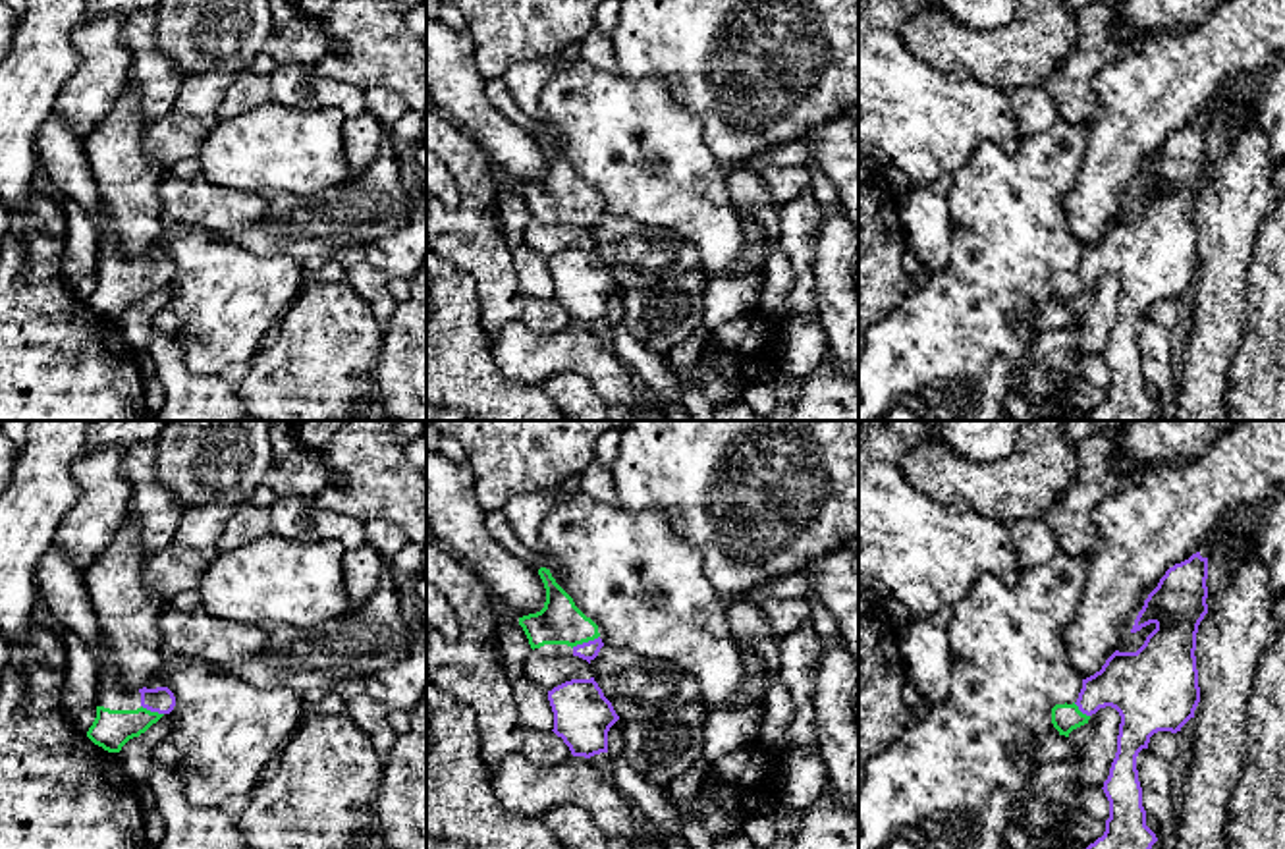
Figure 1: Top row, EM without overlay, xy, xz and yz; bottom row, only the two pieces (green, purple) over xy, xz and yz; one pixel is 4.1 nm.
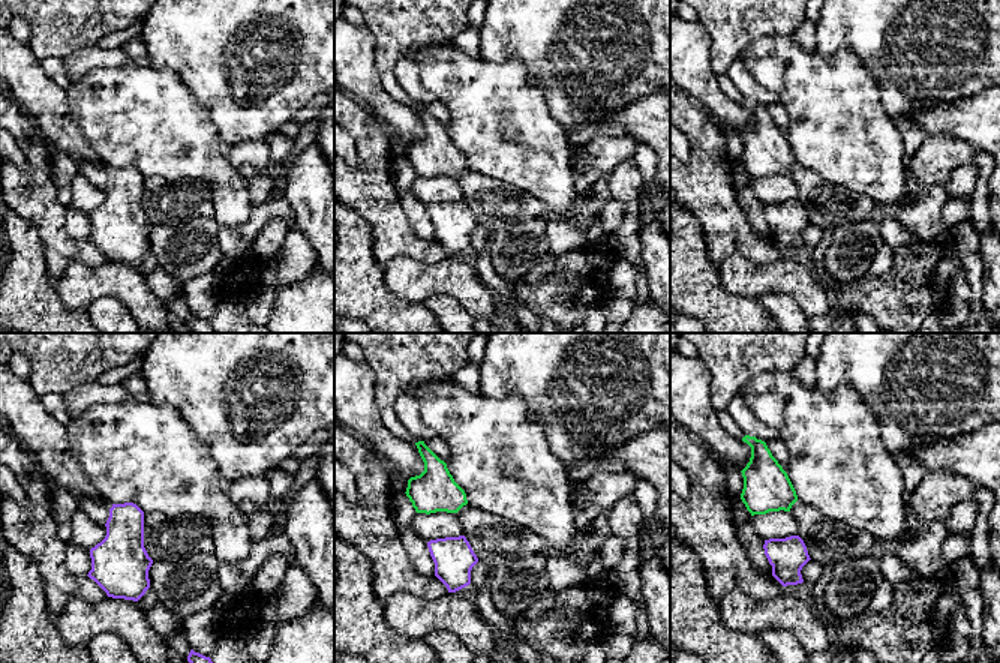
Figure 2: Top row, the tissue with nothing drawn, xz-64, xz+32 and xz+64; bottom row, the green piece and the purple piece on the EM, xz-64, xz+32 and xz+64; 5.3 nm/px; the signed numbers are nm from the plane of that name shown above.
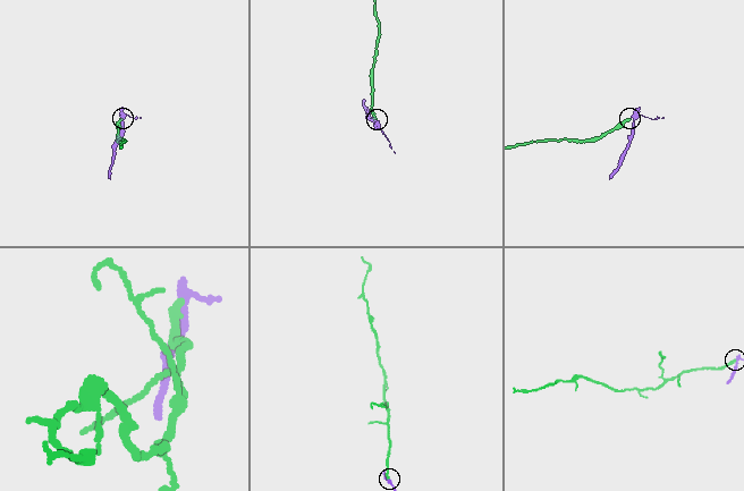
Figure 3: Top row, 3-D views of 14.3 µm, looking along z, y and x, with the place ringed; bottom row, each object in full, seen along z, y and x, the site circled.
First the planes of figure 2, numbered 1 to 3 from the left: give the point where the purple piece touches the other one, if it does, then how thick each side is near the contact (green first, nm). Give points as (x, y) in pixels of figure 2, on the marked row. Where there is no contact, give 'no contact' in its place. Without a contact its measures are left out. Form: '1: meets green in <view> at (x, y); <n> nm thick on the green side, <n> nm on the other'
1: no contact
2: no contact
3: no contact

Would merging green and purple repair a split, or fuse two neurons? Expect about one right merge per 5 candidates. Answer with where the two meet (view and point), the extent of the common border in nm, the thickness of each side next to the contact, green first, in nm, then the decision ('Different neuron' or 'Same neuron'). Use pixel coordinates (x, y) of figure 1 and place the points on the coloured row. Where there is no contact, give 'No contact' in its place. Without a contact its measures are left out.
Touches green at xz (585, 641). Shared border 130 nm. Thickness 190 nm (green) against 80 nm. Same neuron

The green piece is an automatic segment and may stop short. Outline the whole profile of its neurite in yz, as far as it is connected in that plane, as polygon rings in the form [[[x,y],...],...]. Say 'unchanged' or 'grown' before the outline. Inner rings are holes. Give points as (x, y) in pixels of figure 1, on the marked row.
grown; [[[1200,552],[1189,560],[1175,563],[1160,579],[1158,587],[1144,600],[1131,633],[1154,623],[1156,629],[1146,637],[1136,652],[1115,650],[1100,671],[1082,679],[1082,689],[1073,704],[1055,704],[1052,708],[1052,724],[1059,735],[1069,733],[1084,724],[1100,708],[1111,706],[1119,712],[1117,753],[1104,781],[1104,793],[1109,801],[1109,818],[1106,832],[1086,849],[1152,849],[1158,841],[1156,834],[1146,826],[1146,810],[1142,807],[1142,787],[1138,781],[1136,756],[1148,749],[1150,737],[1158,731],[1177,733],[1194,718],[1200,702],[1198,670],[1196,670],[1196,633],[1208,614],[1208,558]]]

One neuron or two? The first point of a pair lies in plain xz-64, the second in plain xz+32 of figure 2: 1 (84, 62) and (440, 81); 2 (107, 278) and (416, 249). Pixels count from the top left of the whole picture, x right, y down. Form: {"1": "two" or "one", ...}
{"1": "two", "2": "two"}

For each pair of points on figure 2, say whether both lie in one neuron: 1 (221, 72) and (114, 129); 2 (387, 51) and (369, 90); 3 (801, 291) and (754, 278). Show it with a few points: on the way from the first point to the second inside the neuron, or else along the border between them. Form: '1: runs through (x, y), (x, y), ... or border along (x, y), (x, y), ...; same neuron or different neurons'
1: border along (161, 68), (183, 83), (209, 119); different neurons
2: border along (371, 35), (374, 39), (375, 66), (380, 72); different neurons
3: runs through (789, 279), (766, 278); same neuron

